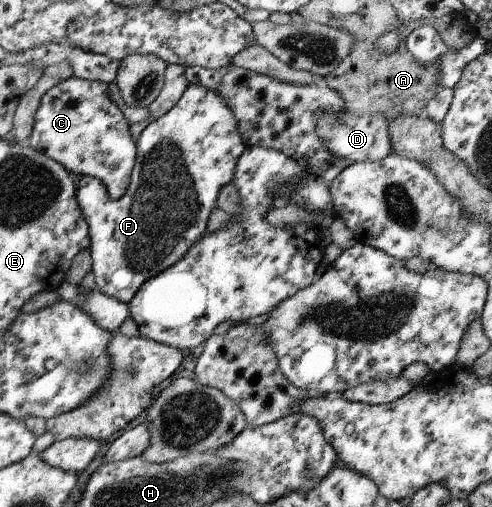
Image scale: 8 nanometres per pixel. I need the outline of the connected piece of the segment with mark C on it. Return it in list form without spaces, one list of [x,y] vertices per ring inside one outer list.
[[[75,75],[56,83],[40,97],[32,132],[27,141],[33,149],[57,160],[75,178],[91,176],[102,180],[107,186],[108,194],[117,199],[125,193],[131,179],[133,163],[136,163],[135,143],[129,135],[127,118],[123,117],[117,103],[110,98],[110,89],[111,83],[83,79]]]

